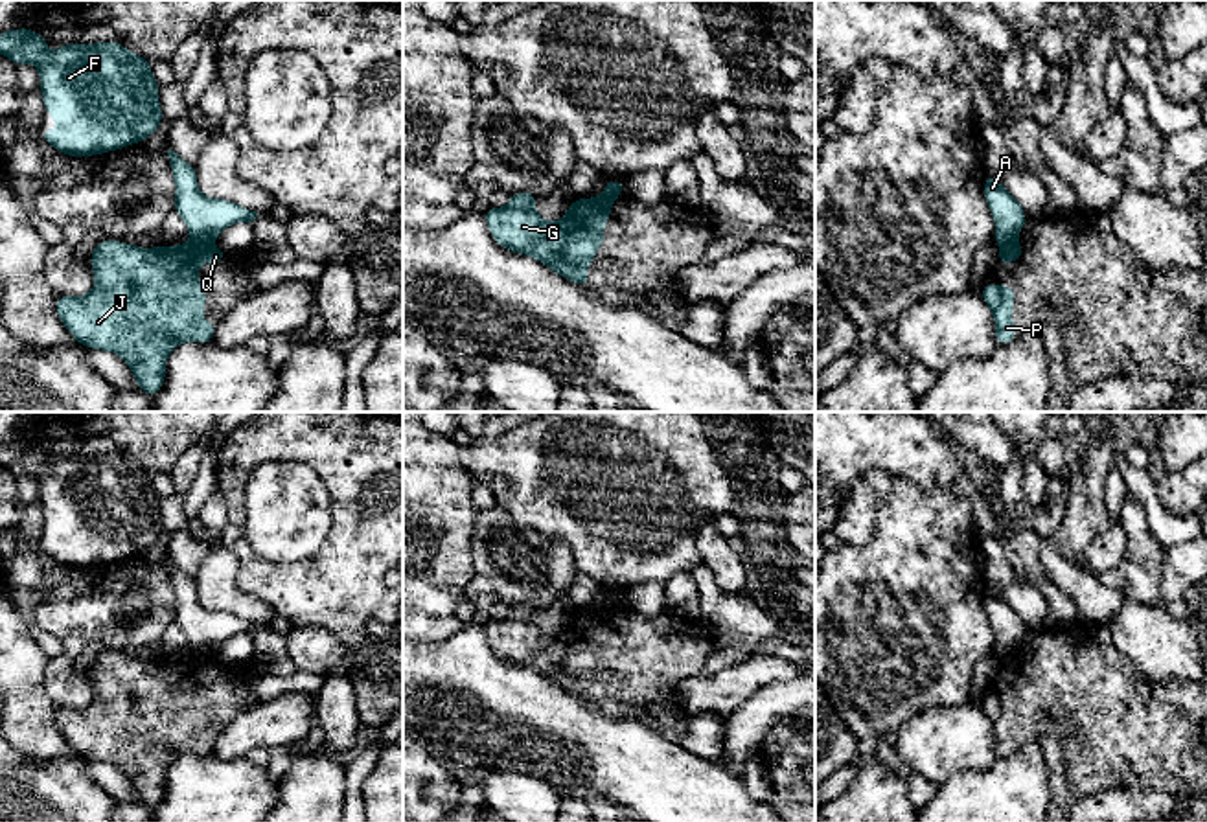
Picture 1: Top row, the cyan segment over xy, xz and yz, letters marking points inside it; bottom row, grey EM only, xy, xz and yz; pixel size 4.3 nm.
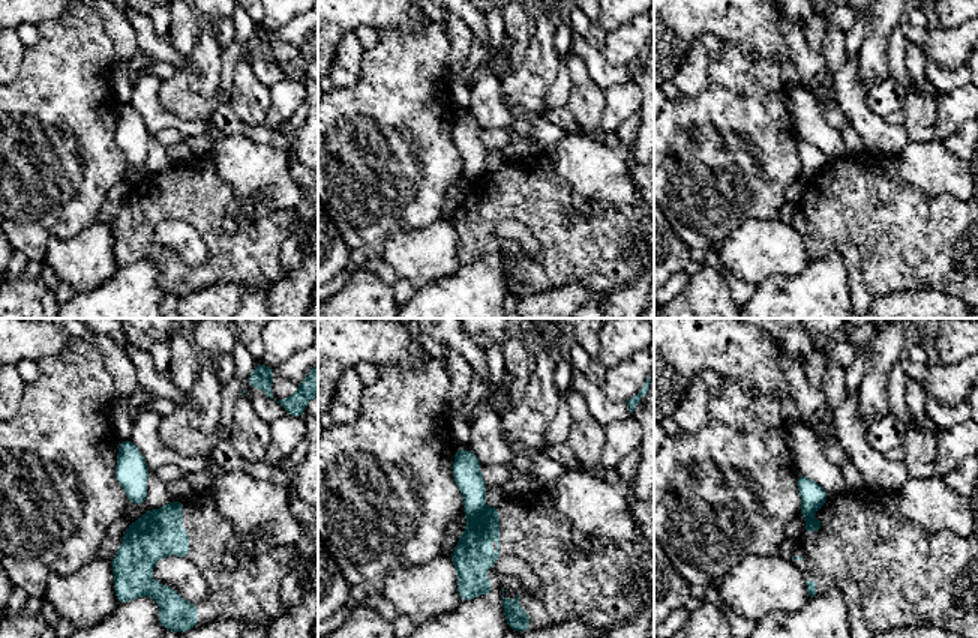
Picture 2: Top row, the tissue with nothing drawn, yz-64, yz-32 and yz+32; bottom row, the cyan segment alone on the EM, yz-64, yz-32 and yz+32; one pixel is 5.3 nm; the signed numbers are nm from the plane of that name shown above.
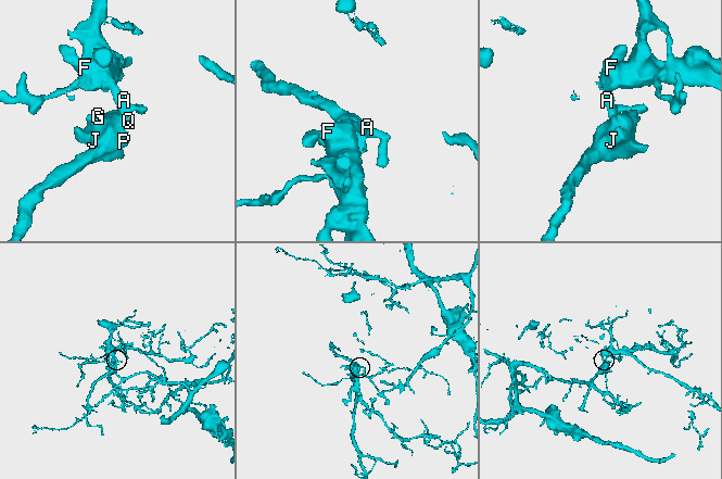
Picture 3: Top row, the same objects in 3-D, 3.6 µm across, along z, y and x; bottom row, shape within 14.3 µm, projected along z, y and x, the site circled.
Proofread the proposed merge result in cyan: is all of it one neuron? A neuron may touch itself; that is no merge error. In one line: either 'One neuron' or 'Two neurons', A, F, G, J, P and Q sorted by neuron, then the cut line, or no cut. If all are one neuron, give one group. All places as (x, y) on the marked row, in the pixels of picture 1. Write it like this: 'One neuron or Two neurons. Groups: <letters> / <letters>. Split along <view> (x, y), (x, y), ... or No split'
Two neurons. Groups: A F / G J P Q. Split along xy (192, 238), (205, 241)

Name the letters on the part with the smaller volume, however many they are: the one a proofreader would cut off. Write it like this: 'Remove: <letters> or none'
Remove: G, J, P, Q

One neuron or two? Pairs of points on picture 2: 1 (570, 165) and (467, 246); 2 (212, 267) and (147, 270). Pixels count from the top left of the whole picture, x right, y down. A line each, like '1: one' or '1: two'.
1: two
2: two

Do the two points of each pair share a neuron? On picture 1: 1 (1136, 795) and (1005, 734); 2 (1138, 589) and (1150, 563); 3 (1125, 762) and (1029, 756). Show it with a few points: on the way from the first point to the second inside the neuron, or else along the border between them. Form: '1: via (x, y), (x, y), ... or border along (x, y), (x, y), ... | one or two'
1: border along (1161, 791), (1117, 786), (1079, 799) | two
2: via (1143, 583), (1145, 569) | one
3: border along (1038, 740), (1000, 758) | two

